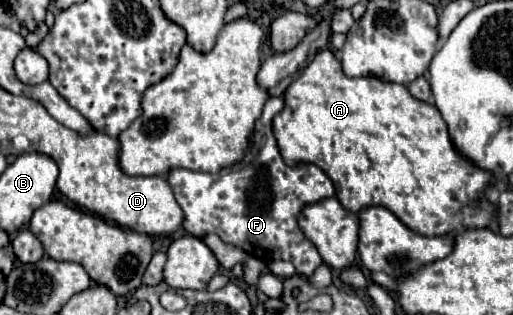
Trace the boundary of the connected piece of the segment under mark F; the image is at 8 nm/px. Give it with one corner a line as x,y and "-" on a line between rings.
270,97
256,121
250,153
236,165
218,173
198,173
188,169
174,169
168,173
168,183
178,205
184,211
184,229
196,237
216,233
222,241
240,247
248,255
270,263
276,259
290,261
300,275
312,275
322,257
318,249
304,237
298,226
302,207
334,195
330,177
312,163
288,167
278,151
272,119
284,109
282,97

